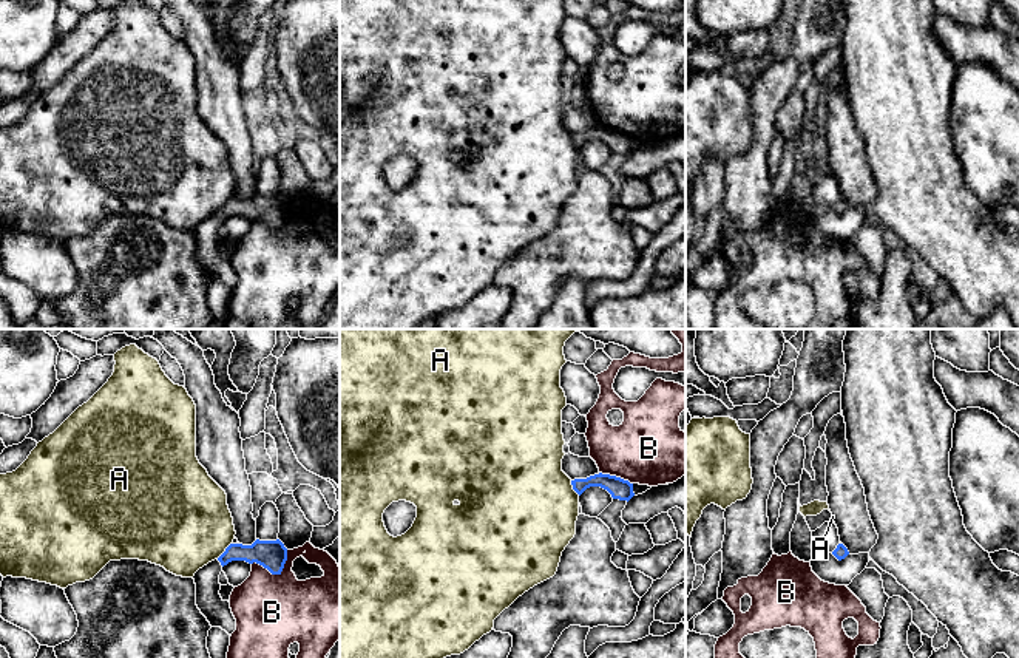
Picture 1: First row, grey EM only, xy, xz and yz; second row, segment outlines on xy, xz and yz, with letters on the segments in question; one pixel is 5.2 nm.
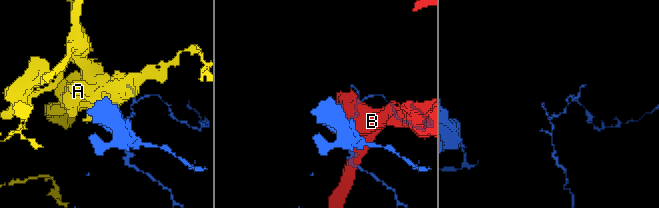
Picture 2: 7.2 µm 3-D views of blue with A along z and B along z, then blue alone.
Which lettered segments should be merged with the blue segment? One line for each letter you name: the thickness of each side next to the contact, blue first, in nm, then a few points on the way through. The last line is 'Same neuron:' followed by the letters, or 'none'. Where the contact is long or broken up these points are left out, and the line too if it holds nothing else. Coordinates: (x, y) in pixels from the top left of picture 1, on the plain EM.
Same neuron: none

